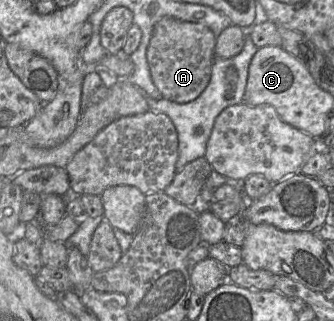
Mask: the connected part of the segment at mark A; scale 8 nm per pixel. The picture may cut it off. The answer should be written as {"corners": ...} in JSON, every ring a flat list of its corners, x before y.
{"corners":[[163,17,155,24,147,47,147,61,152,80,163,97,186,103,204,91,211,78,215,43,214,32,197,22]]}

